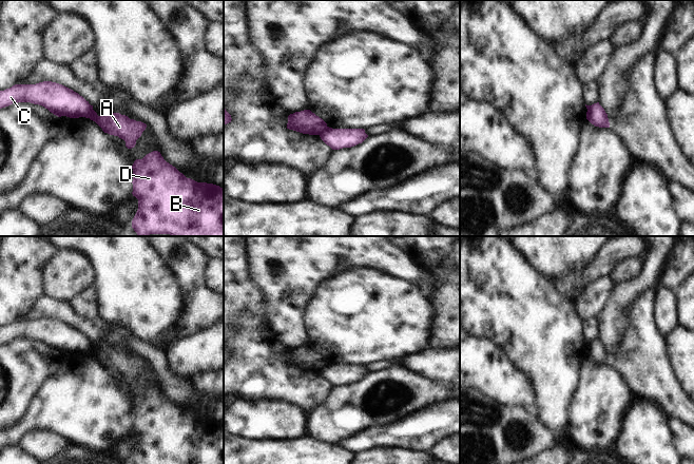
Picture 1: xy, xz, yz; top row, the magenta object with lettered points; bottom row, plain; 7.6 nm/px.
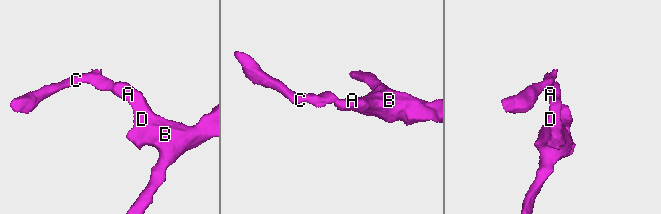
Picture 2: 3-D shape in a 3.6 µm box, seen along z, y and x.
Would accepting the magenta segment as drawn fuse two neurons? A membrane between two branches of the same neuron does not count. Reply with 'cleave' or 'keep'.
cleave

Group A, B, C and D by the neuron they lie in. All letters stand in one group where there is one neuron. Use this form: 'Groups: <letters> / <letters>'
Groups: A B D / C.

